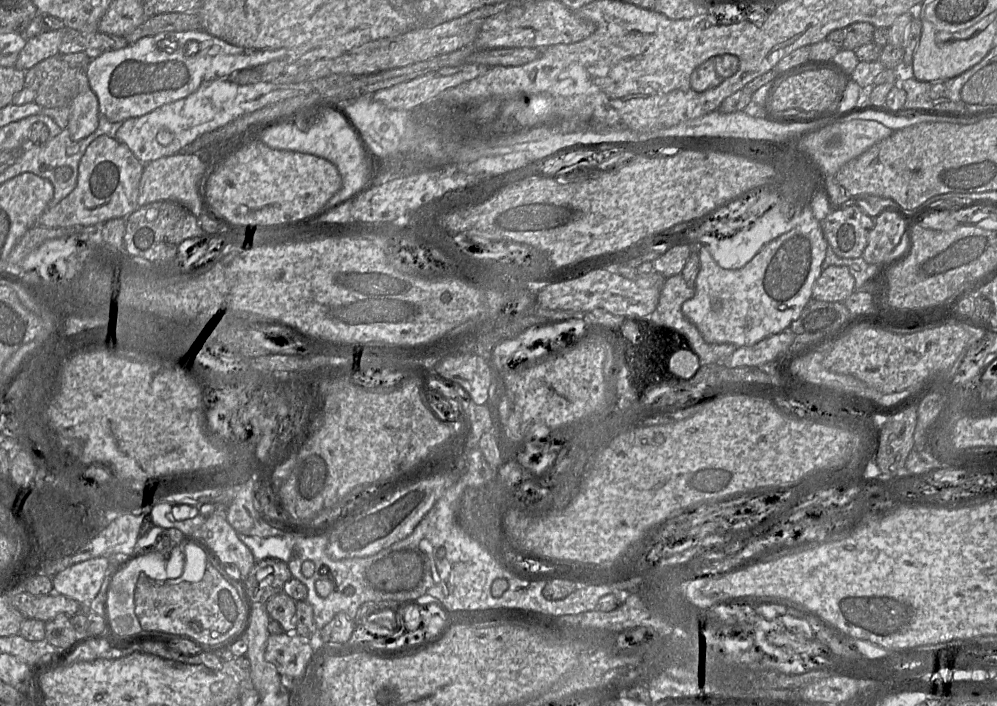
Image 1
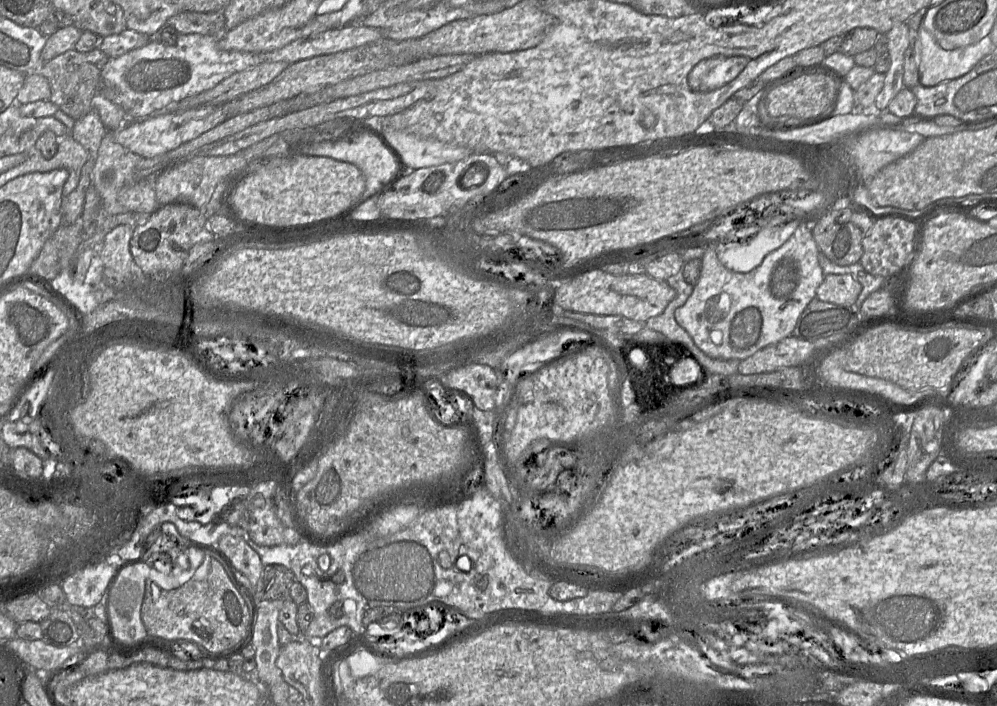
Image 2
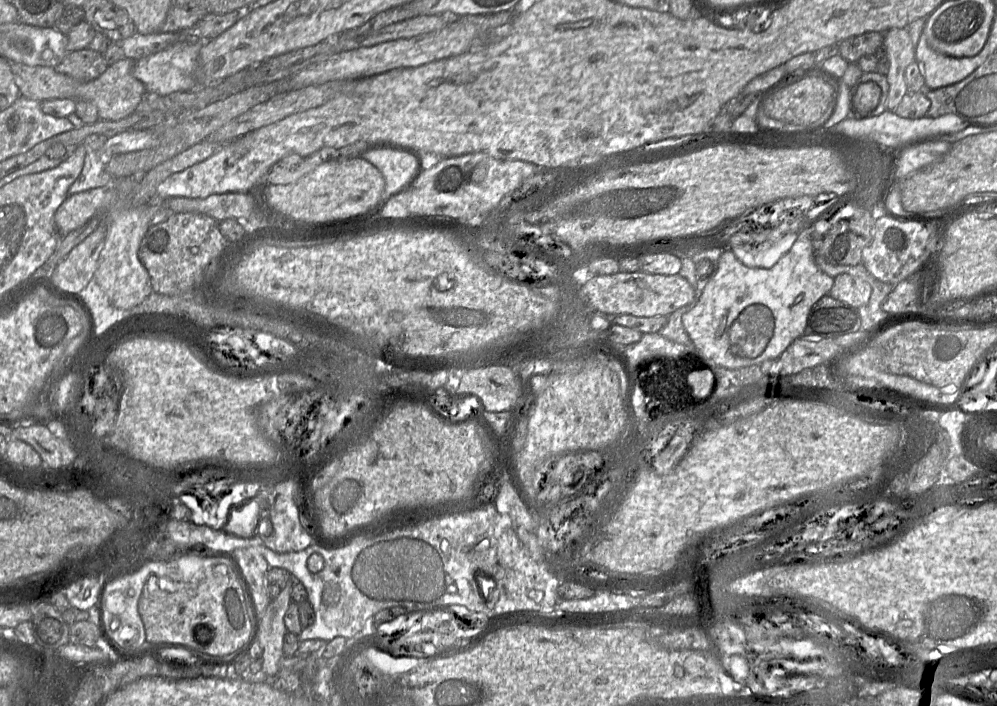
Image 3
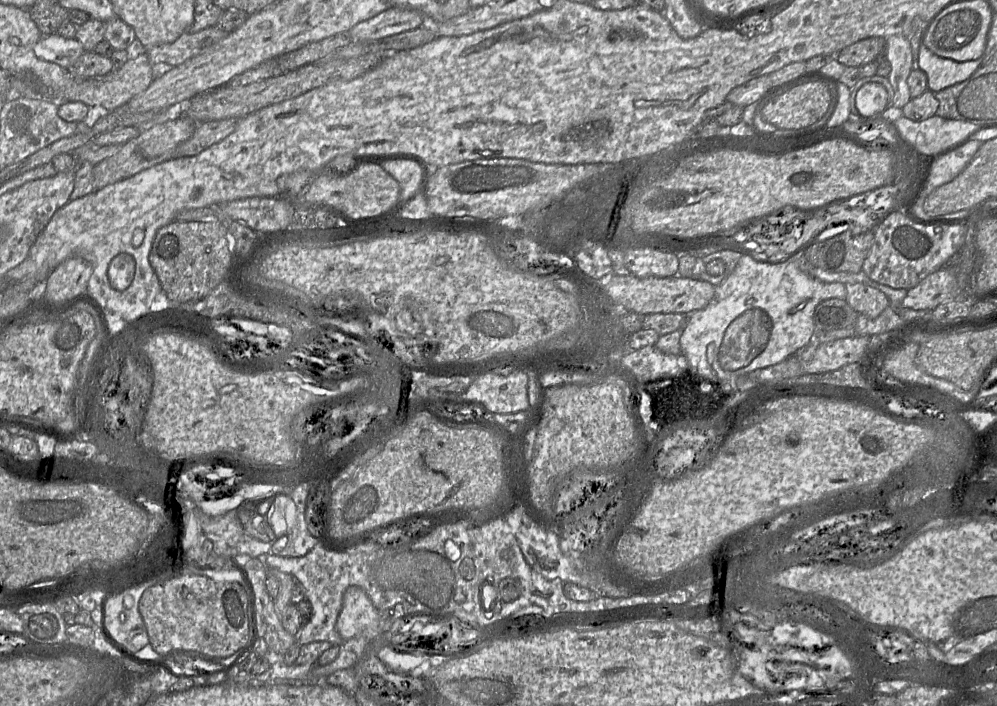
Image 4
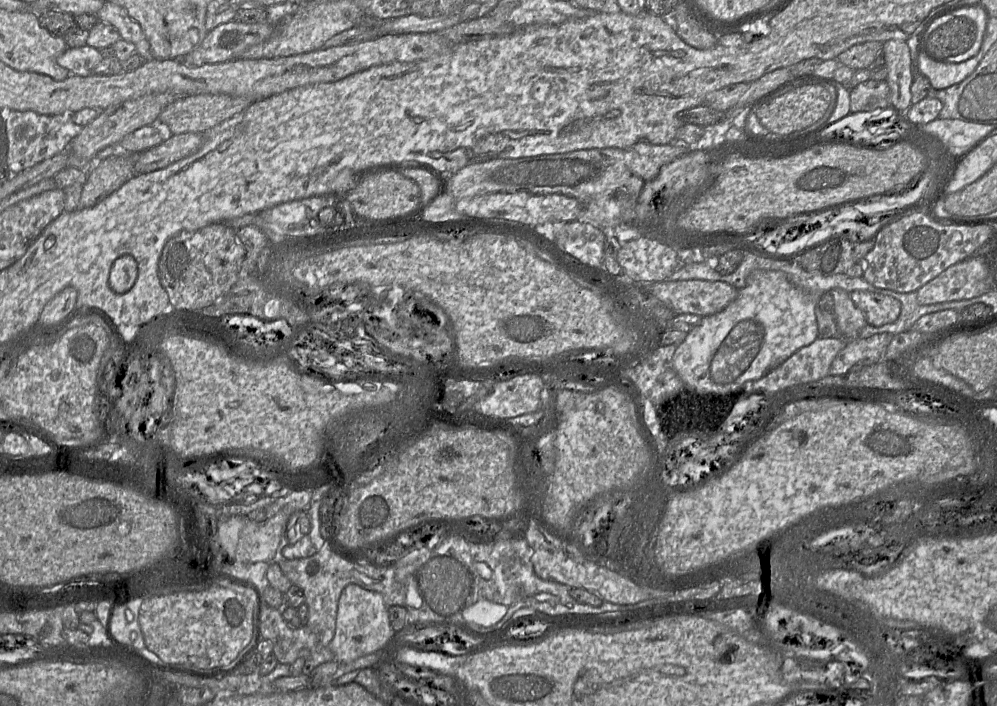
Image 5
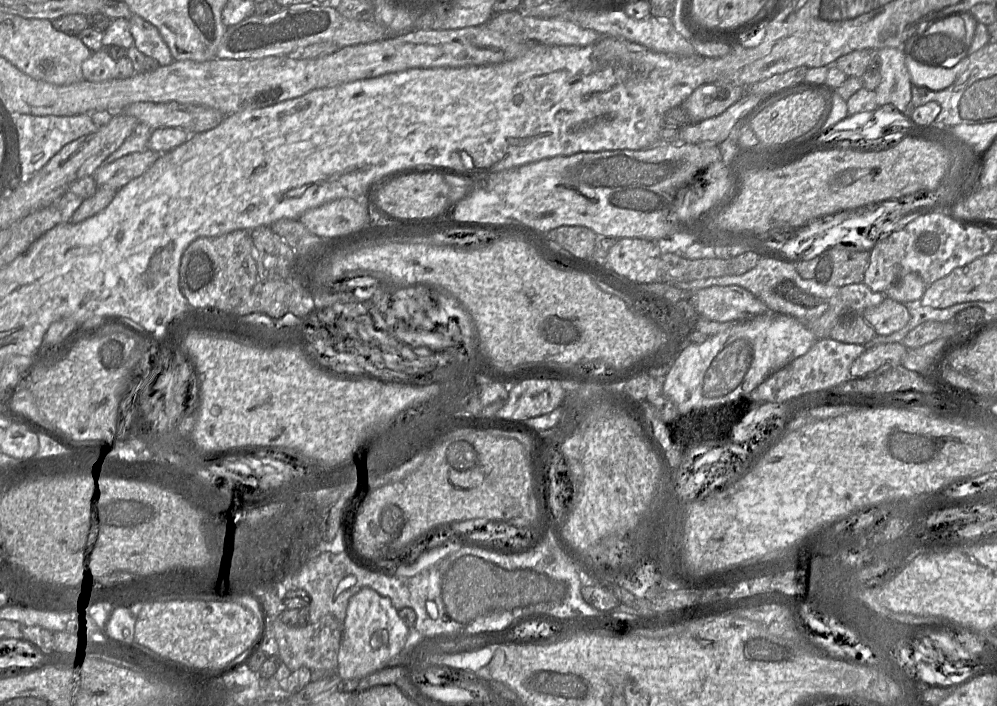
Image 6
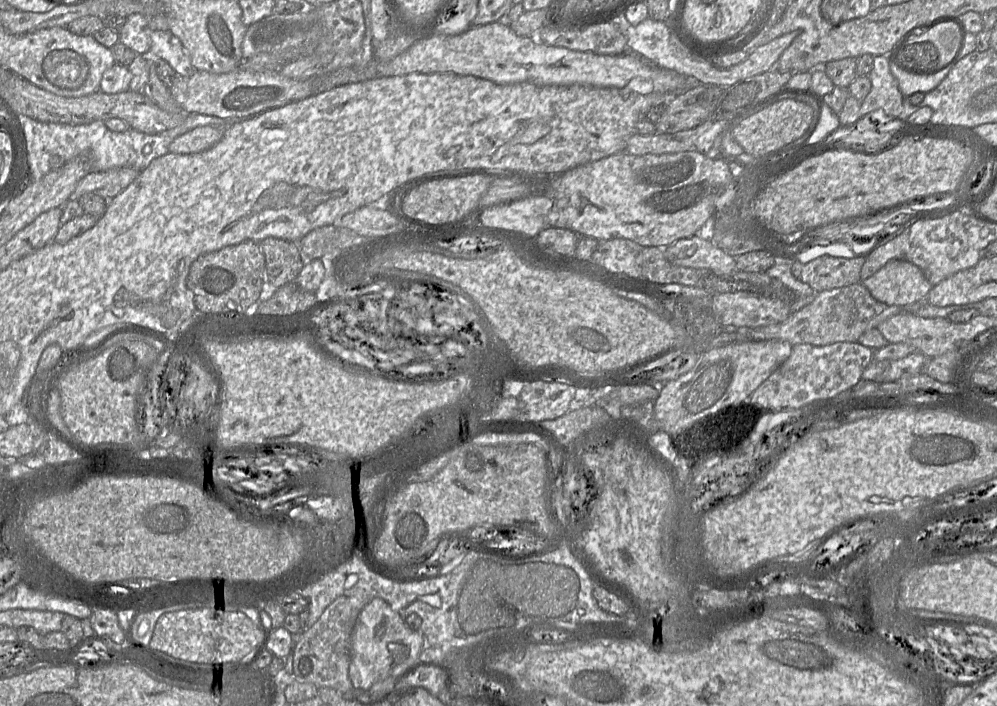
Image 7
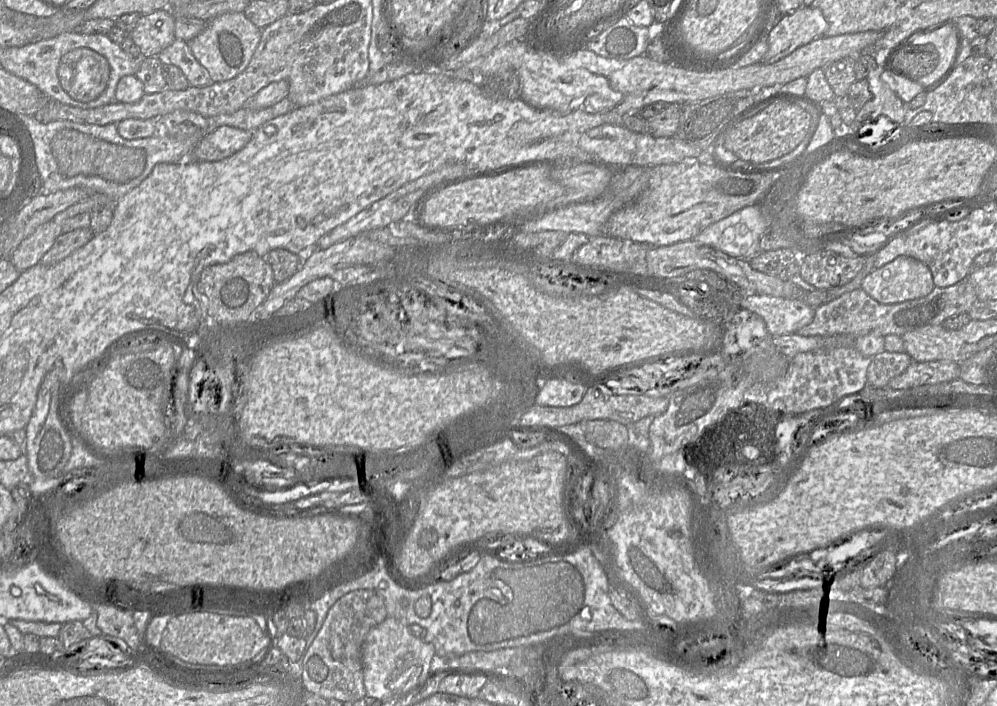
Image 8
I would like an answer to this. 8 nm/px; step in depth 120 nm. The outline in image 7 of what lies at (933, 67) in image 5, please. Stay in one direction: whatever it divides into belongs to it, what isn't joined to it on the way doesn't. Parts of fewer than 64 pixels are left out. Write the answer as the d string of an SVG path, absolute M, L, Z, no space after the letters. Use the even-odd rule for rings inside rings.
M890 60L891 72L904 97L909 97L916 92L928 93L934 90L953 67L954 65L949 63L945 68L934 74L917 75L903 70L897 62Z

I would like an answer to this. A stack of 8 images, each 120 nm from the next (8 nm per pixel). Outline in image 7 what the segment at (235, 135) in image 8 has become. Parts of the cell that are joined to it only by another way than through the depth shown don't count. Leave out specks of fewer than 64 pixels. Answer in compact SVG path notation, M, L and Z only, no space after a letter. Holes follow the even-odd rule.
M202 126L190 130L176 137L169 146L171 153L192 154L199 153L218 143L225 127Z

